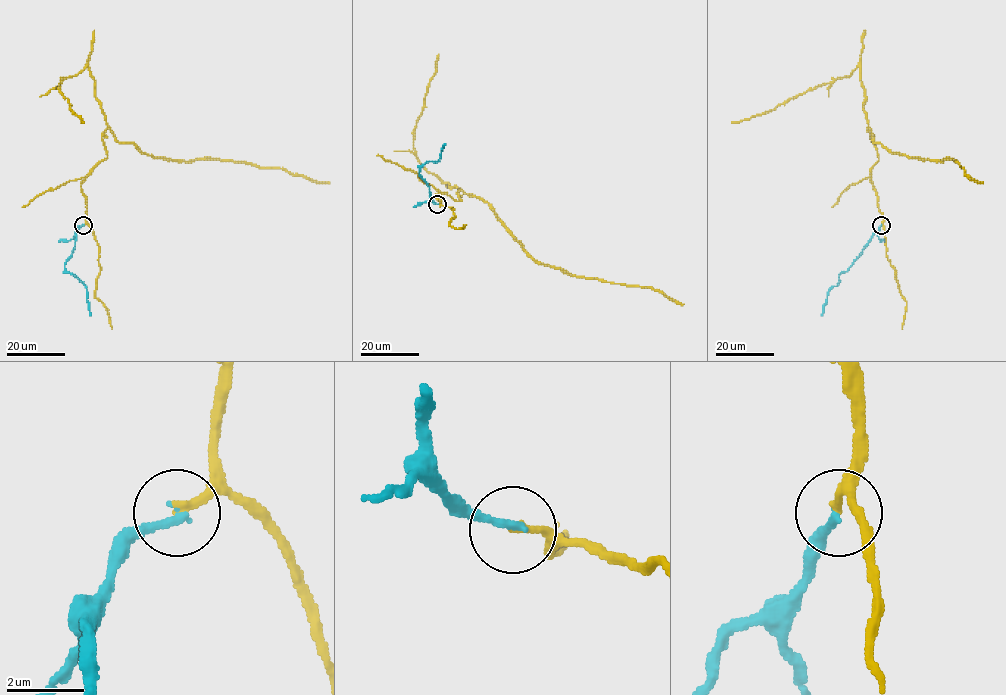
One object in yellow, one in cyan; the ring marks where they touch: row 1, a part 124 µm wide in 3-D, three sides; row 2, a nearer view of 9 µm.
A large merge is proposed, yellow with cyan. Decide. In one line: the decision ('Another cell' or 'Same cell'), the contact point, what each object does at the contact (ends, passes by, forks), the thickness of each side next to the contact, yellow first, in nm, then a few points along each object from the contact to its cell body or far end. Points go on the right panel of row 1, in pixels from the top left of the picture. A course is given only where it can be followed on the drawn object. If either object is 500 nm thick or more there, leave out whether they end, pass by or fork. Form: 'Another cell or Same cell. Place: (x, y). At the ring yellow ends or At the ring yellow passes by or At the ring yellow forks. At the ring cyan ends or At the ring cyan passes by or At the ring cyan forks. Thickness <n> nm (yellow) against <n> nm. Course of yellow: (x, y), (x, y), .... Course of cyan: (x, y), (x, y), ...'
Same cell. Place: (881, 225). At the ring yellow ends. At the ring cyan ends. Thickness 200 nm (yellow) against 220 nm. Course of yellow: (882, 225), (870, 179), (878, 157), (868, 128), (874, 141), (891, 152), (952, 158), (982, 183). Course of cyan: (882, 225), (853, 264), (839, 275), (839, 283), (828, 292), (821, 316)

